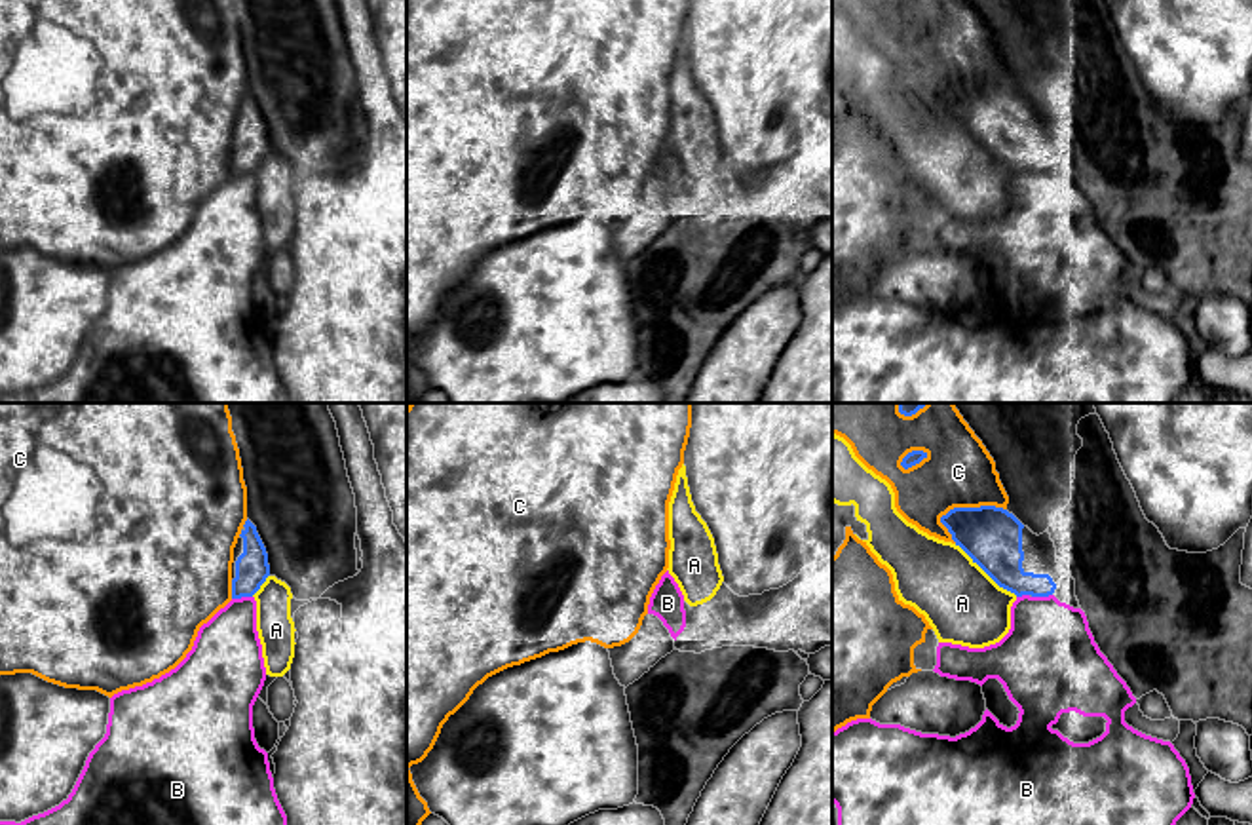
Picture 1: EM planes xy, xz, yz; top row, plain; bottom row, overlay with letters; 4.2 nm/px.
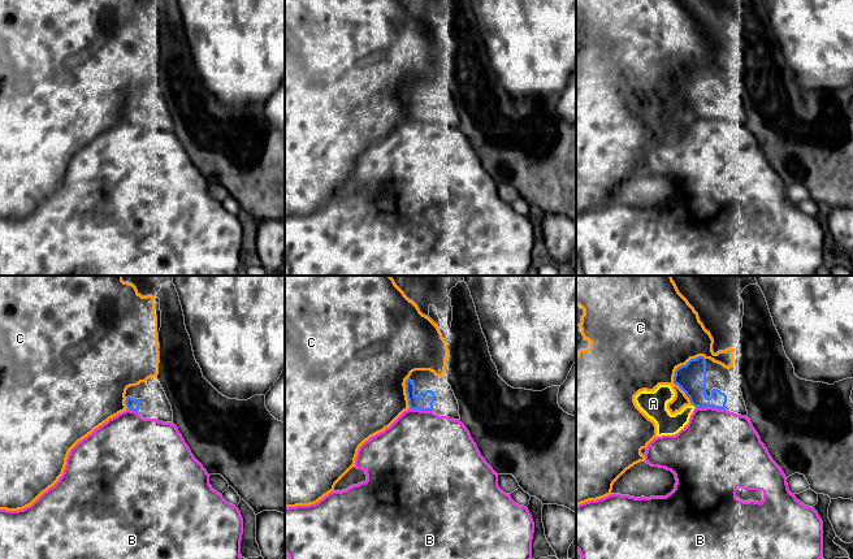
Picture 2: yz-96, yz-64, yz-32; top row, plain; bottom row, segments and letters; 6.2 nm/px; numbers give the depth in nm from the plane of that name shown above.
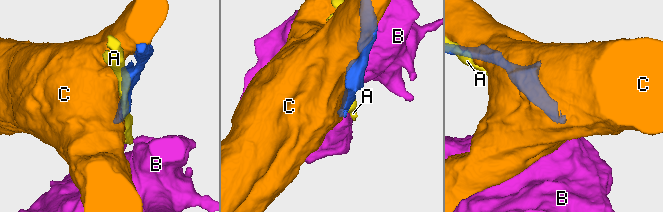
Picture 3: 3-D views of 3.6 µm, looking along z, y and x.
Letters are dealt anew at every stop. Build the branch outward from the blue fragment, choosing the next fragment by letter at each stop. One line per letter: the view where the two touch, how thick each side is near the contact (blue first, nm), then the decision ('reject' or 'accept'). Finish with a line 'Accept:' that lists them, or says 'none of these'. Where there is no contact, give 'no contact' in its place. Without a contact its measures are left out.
A: yz | 260/320 nm | reject
B: xy | 140/300 nm | reject
C: yz | 260/300 nm | reject
Accept: none of these

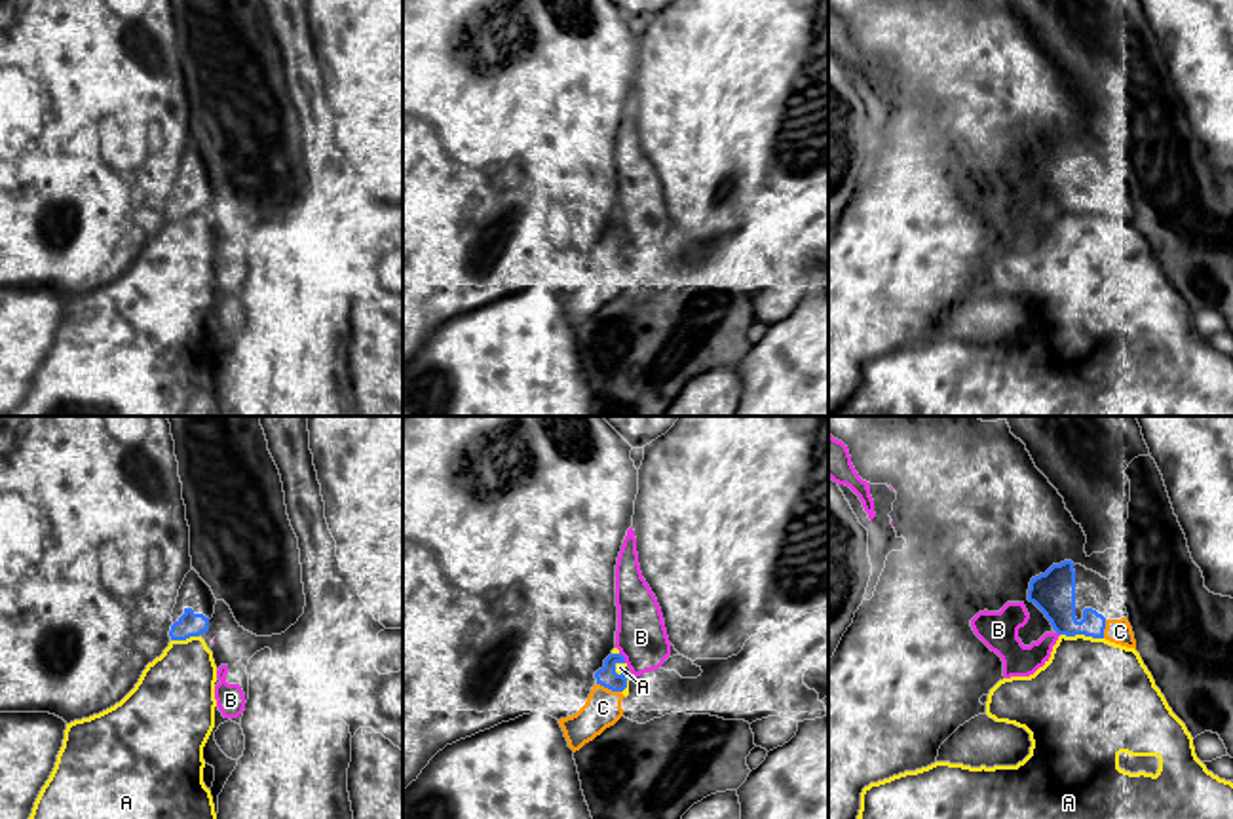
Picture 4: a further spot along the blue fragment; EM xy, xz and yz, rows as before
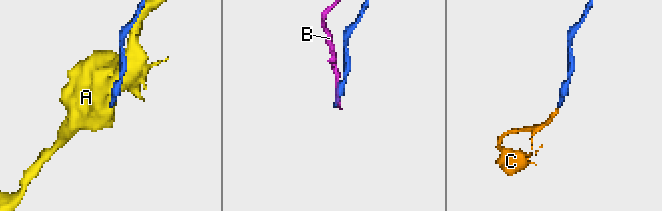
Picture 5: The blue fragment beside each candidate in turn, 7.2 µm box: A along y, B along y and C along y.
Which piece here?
A: yz | 180/440 nm | reject
B: xz | 90/220 nm | reject
C: xz | 90/160 nm | accept
Accept: C

